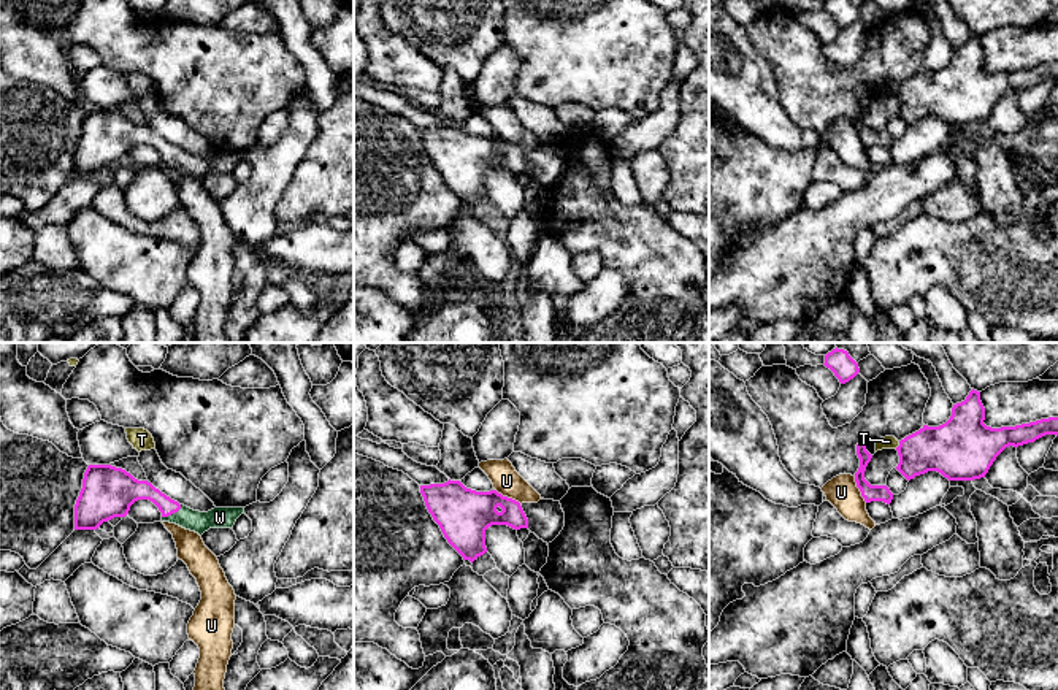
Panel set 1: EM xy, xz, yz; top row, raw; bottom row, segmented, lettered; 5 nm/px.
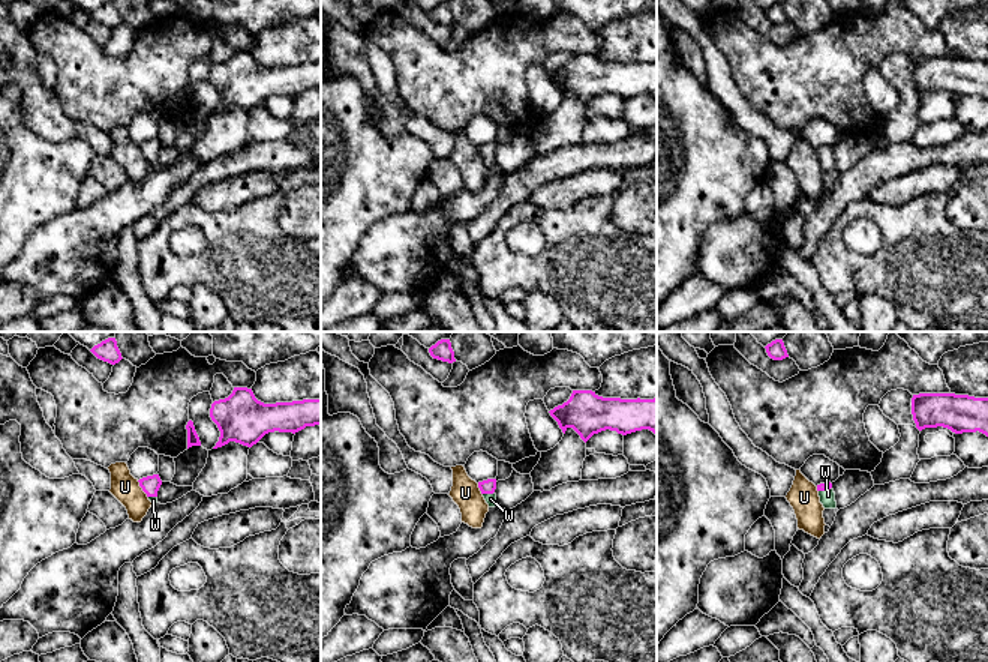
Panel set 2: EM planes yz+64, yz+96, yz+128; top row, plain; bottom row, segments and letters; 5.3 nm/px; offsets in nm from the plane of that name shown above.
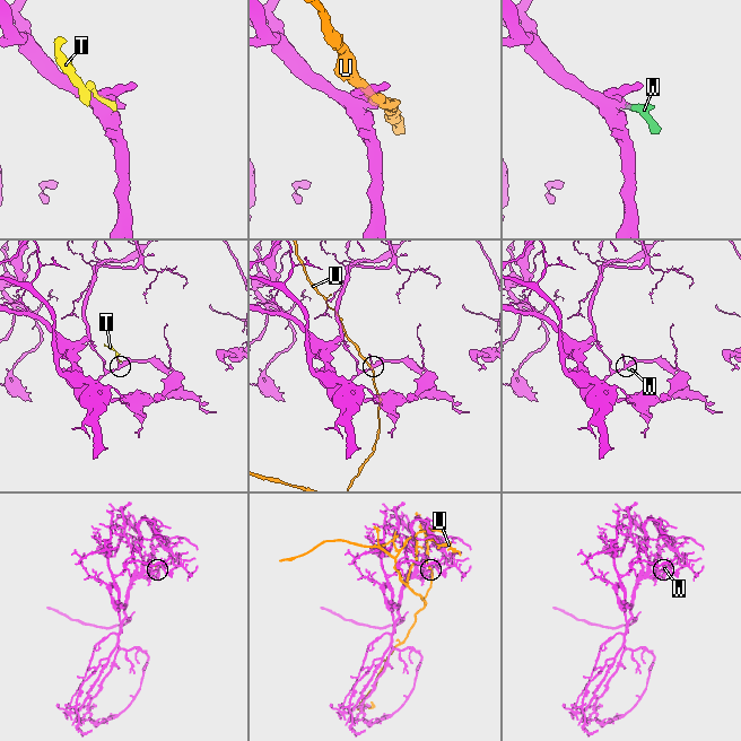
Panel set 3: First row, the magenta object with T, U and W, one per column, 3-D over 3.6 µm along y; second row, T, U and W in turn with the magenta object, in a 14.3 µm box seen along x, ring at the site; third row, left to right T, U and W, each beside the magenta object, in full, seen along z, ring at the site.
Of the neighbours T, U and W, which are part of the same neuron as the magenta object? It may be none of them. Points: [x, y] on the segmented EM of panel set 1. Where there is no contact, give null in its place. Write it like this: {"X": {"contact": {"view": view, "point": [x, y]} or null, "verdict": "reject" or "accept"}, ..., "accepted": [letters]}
{"T": {"contact": {"view": "yz", "point": [900, 444]}, "verdict": "reject"}, "U": {"contact": {"view": "yz", "point": [858, 487]}, "verdict": "reject"}, "W": {"contact": {"view": "xy", "point": [172, 513]}, "verdict": "accept"}, "accepted": ["W"]}

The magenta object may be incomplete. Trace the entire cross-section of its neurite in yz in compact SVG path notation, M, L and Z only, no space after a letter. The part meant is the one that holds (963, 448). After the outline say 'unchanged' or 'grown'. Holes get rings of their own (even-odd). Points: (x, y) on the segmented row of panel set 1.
M972 389L964 401L953 404L952 416L945 424L939 427L923 425L918 431L899 441L896 470L907 481L928 471L937 471L949 481L974 481L985 477L996 457L1006 447L1034 443L1045 435L1058 436L1058 417L1001 428L987 427L983 420L985 408L980 401L980 392Z; unchanged

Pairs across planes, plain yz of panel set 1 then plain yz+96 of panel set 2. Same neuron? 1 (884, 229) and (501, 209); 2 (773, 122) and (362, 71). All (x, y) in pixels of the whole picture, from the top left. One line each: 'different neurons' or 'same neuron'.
1: same neuron
2: same neuron

